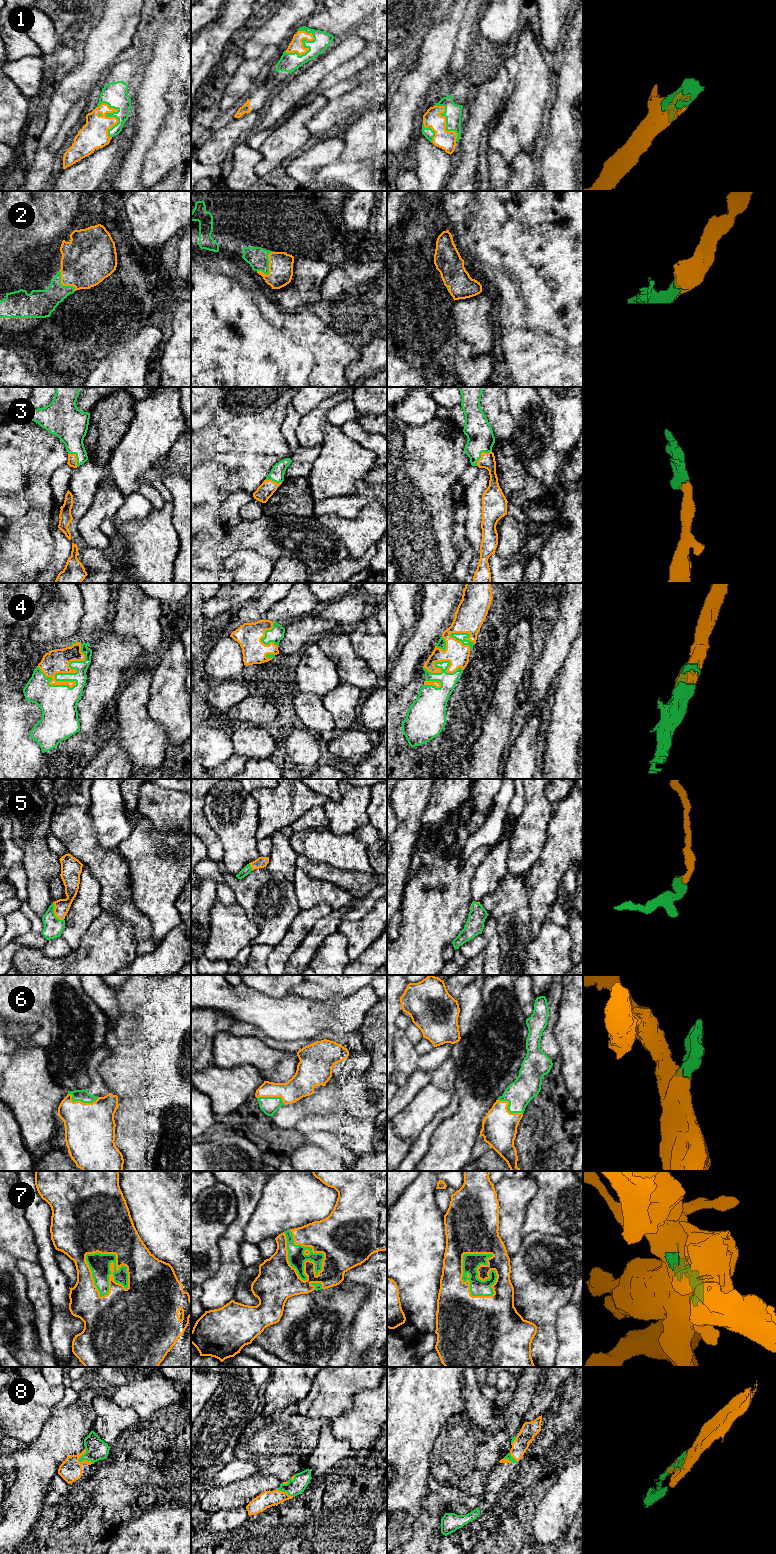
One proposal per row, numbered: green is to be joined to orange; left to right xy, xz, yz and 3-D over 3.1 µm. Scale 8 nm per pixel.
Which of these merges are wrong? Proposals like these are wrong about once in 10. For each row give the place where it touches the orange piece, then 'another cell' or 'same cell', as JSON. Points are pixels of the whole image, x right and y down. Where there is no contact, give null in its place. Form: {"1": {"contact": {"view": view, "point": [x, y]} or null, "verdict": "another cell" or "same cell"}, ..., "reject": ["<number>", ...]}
{"1": {"contact": {"view": "xy", "point": [108, 117]}, "verdict": "same cell"}, "2": {"contact": {"view": "xz", "point": [269, 263]}, "verdict": "same cell"}, "3": {"contact": {"view": "yz", "point": [481, 454]}, "verdict": "same cell"}, "4": {"contact": {"view": "xy", "point": [61, 672]}, "verdict": "same cell"}, "5": {"contact": {"view": "xy", "point": [54, 912]}, "verdict": "same cell"}, "6": {"contact": {"view": "xy", "point": [80, 1101]}, "verdict": "same cell"}, "7": {"contact": {"view": "xy", "point": [116, 1261]}, "verdict": "same cell"}, "8": {"contact": {"view": "xy", "point": [80, 1462]}, "verdict": "same cell"}, "reject": []}

